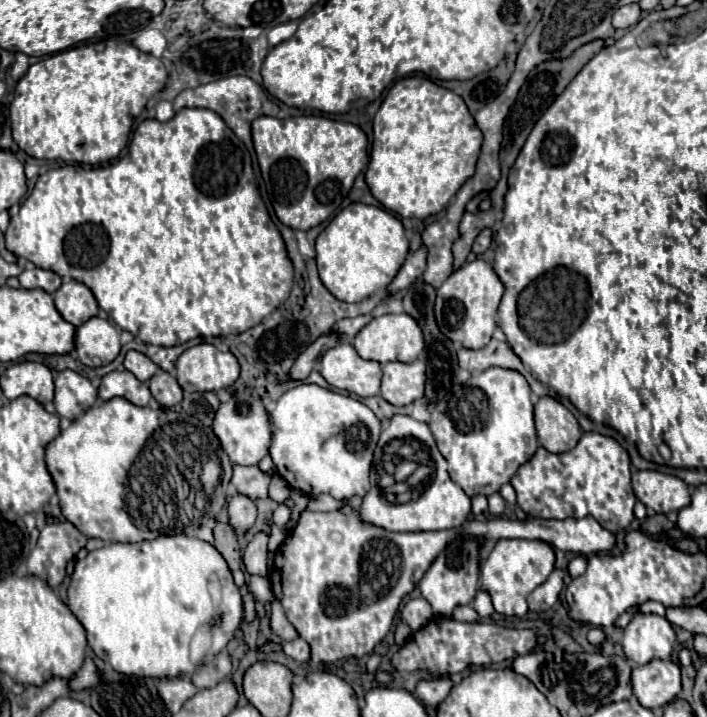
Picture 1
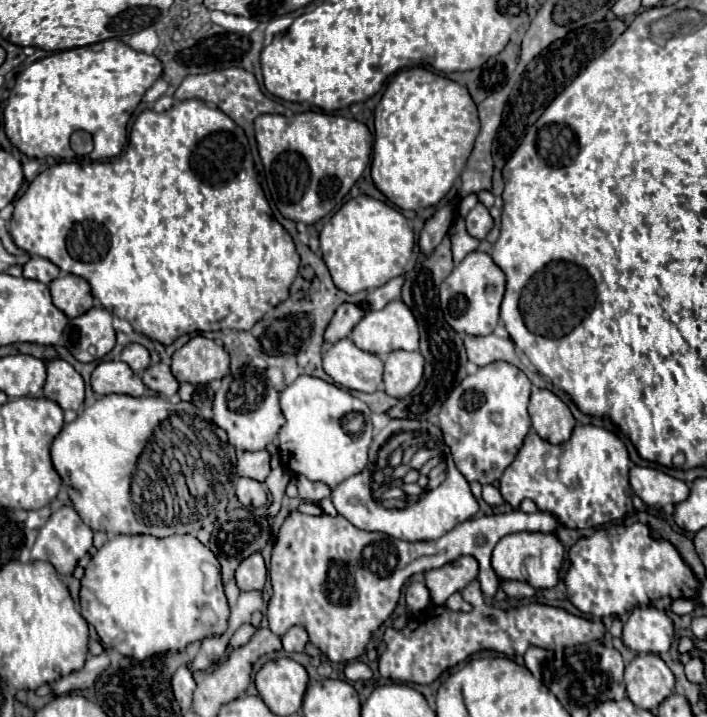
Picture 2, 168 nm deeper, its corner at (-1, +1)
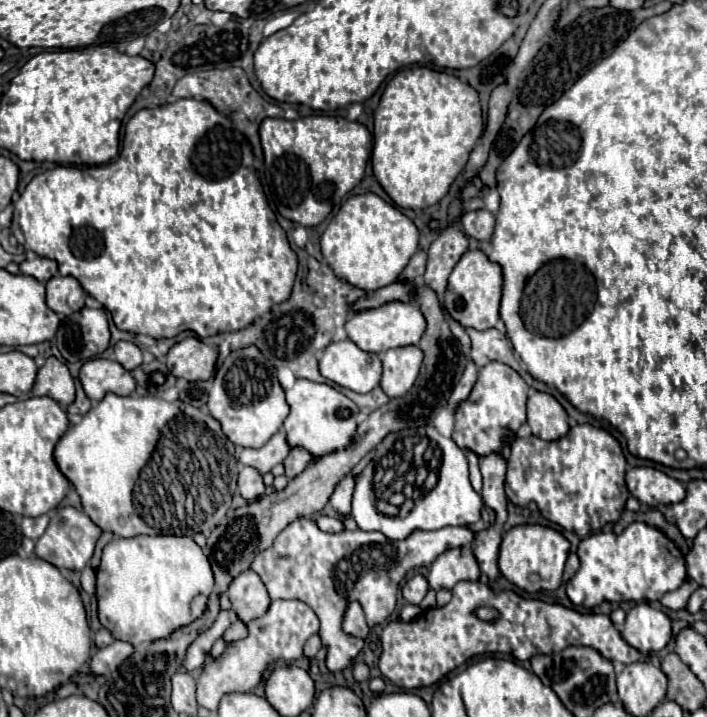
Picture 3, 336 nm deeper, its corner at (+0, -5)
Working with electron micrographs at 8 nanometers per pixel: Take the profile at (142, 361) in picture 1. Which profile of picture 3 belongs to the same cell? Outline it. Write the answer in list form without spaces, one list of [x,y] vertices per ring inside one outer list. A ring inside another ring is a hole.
[[[118,341],[114,345],[114,357],[118,363],[122,363],[122,367],[126,367],[128,371],[132,371],[134,367],[142,365],[142,351],[136,343],[132,341]]]

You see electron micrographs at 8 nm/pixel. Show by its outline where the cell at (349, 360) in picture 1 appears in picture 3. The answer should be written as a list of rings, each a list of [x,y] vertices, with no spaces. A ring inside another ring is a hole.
[[[350,339],[330,343],[320,357],[320,373],[340,387],[368,393],[380,383],[382,363],[376,353],[362,351]]]

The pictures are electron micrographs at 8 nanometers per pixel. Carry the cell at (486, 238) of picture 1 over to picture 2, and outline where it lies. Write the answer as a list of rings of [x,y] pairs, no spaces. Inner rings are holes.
[[[477,203],[475,209],[469,211],[465,223],[467,223],[467,233],[479,241],[483,241],[493,227],[493,219],[483,203]]]

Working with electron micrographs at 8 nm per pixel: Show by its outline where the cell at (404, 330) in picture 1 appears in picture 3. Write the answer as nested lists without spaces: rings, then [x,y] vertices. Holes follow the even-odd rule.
[[[392,301],[376,309],[364,309],[364,311],[354,311],[354,315],[346,321],[346,333],[348,337],[362,349],[370,353],[382,353],[394,347],[404,347],[404,345],[418,345],[418,339],[422,337],[426,329],[426,319],[422,311],[414,303],[402,303],[402,301]]]

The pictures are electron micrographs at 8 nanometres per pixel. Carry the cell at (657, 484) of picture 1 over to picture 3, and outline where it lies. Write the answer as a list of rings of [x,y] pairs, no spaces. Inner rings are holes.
[[[632,467],[626,471],[626,485],[628,491],[646,503],[648,507],[660,507],[678,503],[686,497],[684,485],[668,477],[666,473],[654,469],[654,467]]]

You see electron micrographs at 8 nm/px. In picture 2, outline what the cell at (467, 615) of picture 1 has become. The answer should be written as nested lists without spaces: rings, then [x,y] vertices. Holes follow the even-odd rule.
[[[455,593],[455,595],[451,595],[449,599],[447,599],[447,607],[449,609],[453,609],[453,611],[473,611],[473,607],[459,595],[459,593]]]

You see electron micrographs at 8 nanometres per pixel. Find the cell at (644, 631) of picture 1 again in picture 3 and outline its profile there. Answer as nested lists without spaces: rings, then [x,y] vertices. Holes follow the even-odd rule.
[[[646,601],[634,605],[626,613],[626,623],[622,629],[622,637],[628,645],[642,653],[662,651],[672,639],[672,627],[666,613],[650,607]]]

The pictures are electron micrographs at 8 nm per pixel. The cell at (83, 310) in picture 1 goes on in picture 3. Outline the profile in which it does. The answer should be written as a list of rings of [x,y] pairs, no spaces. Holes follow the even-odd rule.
[[[54,275],[46,283],[46,303],[58,315],[72,315],[84,307],[86,291],[74,277]]]

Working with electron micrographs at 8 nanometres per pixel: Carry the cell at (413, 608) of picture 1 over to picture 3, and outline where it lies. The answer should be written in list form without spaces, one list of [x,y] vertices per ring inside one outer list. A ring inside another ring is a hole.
[[[414,575],[414,577],[408,579],[408,581],[404,583],[404,587],[402,587],[404,599],[406,599],[408,603],[412,603],[412,605],[418,605],[418,603],[424,599],[426,591],[428,591],[428,581],[426,581],[422,575]]]

